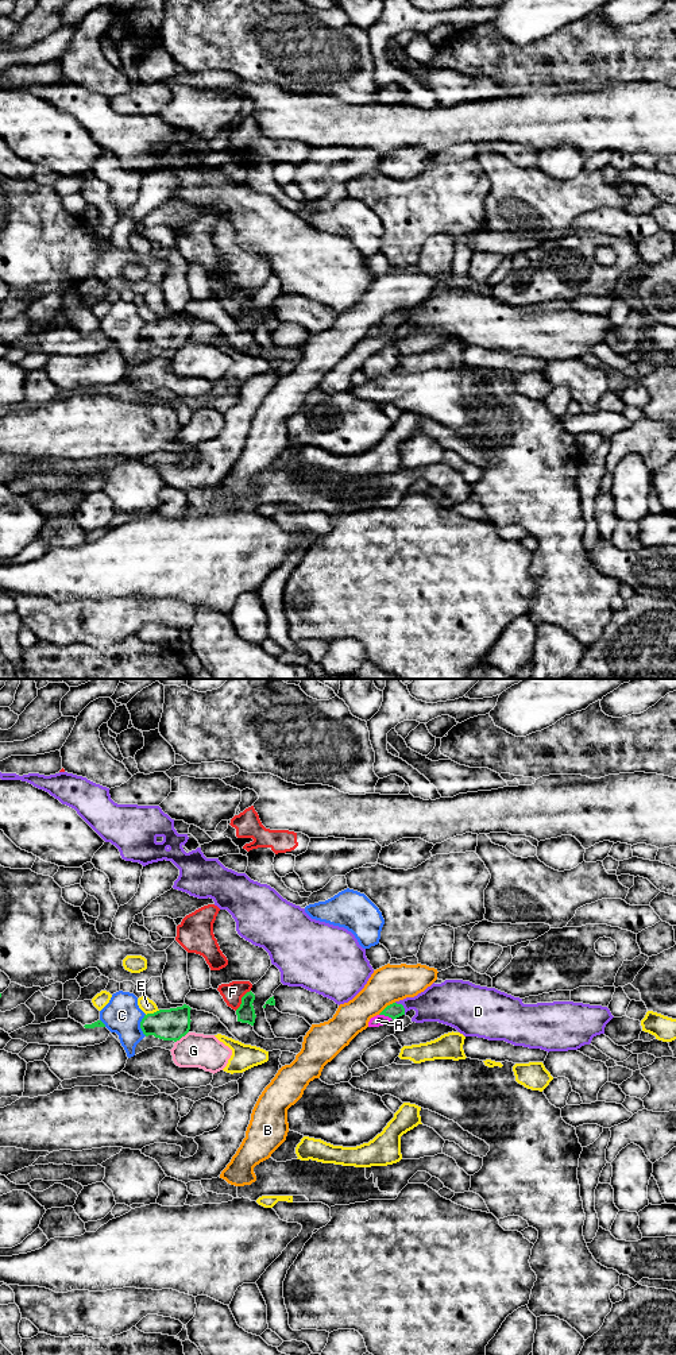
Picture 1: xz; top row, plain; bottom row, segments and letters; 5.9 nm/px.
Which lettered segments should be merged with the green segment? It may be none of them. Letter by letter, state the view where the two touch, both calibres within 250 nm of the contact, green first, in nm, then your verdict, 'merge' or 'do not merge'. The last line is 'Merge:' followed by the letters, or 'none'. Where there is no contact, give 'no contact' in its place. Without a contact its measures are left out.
A: xz | 90/70 nm | merge
B: xz | 90/220 nm | do not merge
C: xz | 190/220 nm | do not merge
D: xz | 90/240 nm | do not merge
E: xz | 190/90 nm | do not merge
F: xz | 110/120 nm | do not merge
G: xz | 190/200 nm | do not merge
Merge: A

